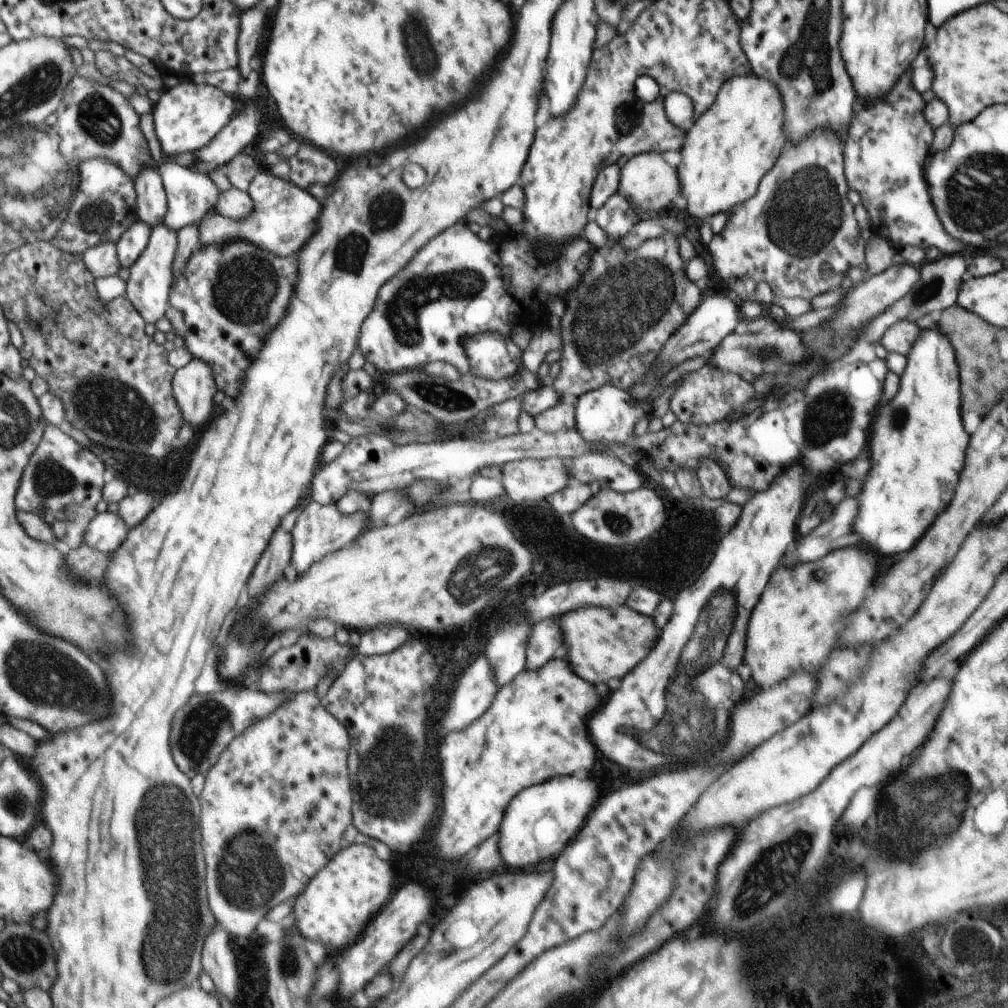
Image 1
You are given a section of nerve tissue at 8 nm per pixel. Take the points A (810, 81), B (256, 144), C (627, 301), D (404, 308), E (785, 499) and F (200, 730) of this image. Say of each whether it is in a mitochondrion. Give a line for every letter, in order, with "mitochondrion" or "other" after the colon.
A: mitochondrion
B: other
C: mitochondrion
D: mitochondrion
E: other
F: mitochondrion

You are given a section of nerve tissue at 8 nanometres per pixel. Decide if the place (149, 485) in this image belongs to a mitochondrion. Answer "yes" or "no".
yes

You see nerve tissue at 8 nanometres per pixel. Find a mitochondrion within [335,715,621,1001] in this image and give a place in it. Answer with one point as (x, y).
(392, 785)

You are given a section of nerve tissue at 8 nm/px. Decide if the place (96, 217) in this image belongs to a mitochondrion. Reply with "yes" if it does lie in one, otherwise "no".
yes

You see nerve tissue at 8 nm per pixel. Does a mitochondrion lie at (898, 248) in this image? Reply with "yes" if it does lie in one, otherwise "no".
no

